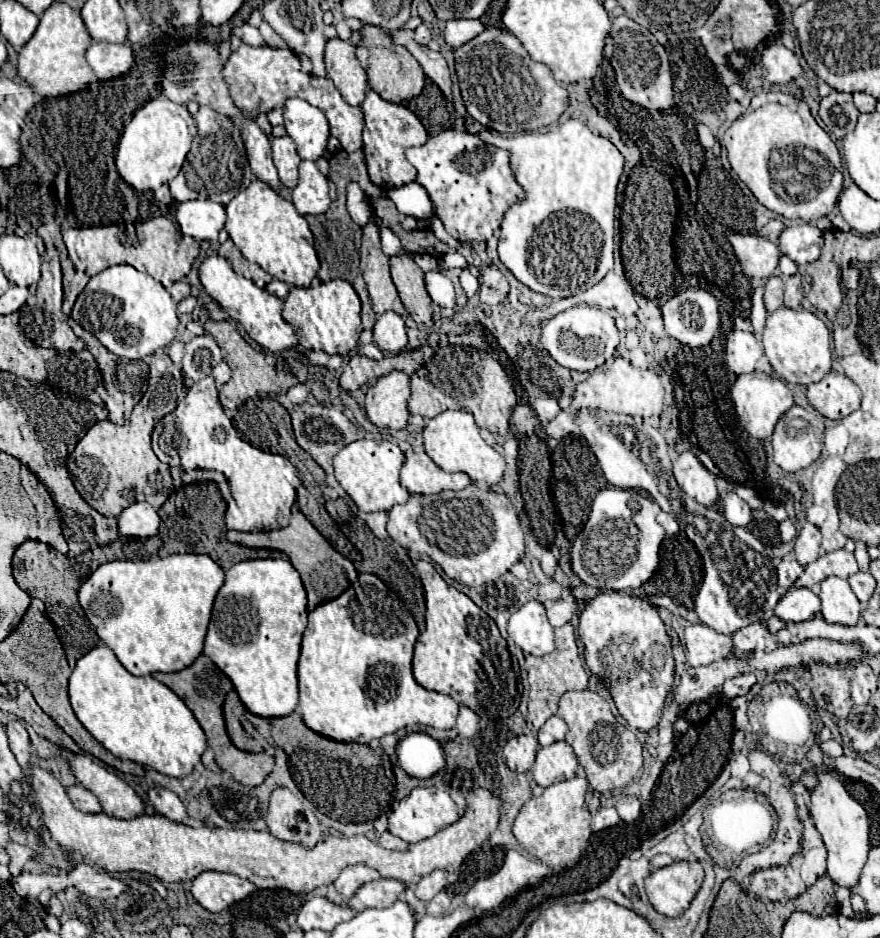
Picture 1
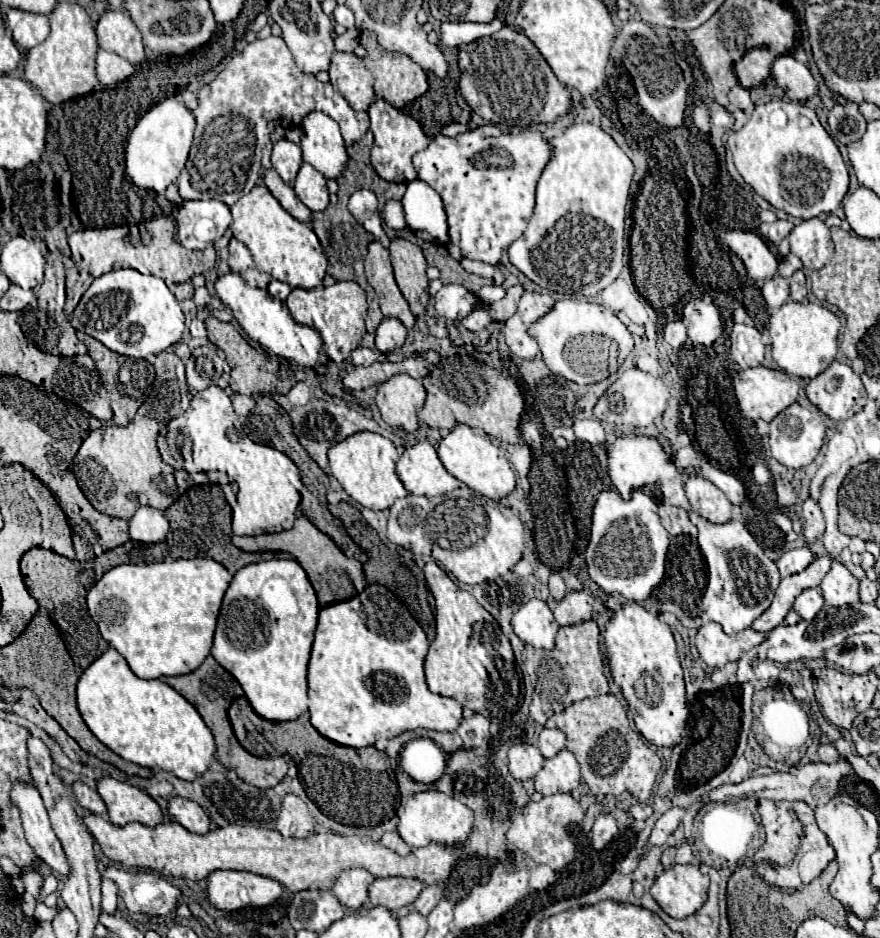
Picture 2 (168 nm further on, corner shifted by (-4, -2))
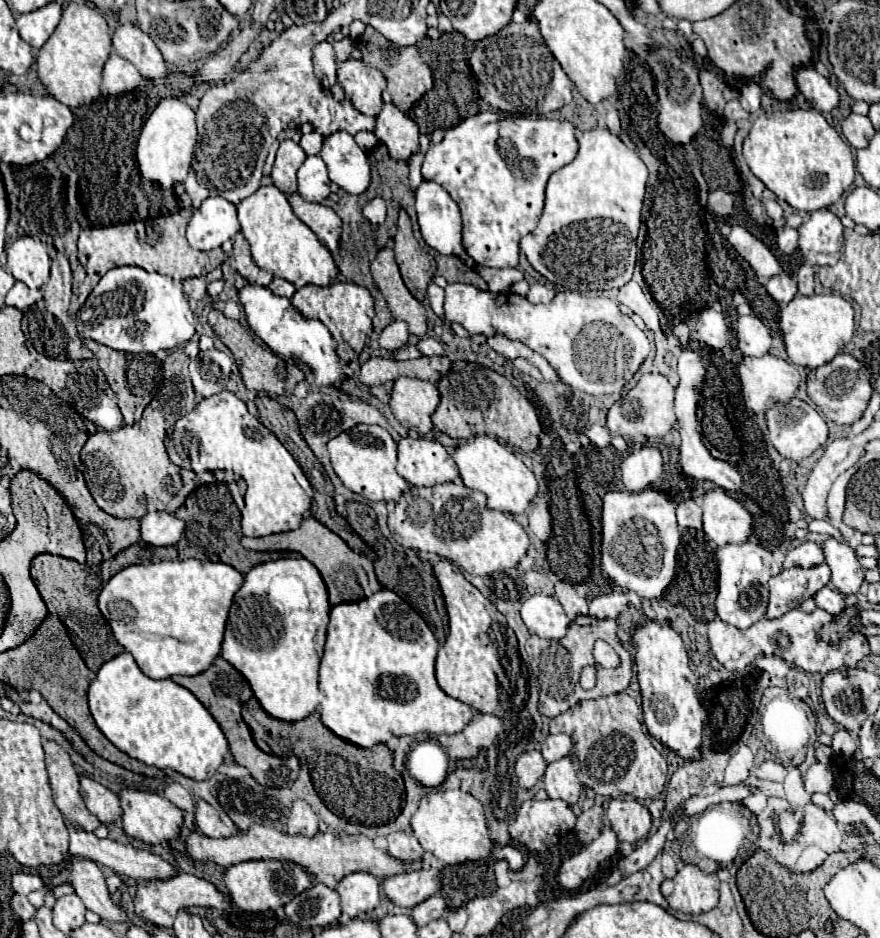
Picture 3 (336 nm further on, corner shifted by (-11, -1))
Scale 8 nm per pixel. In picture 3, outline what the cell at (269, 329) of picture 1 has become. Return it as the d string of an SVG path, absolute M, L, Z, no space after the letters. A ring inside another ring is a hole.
M247 284L239 290L239 302L245 310L247 316L247 324L249 328L279 356L285 358L293 358L297 362L307 364L319 386L329 386L329 384L337 384L339 380L343 380L343 372L341 372L341 364L339 364L339 356L335 352L337 342L331 336L331 332L319 322L319 320L309 320L303 318L293 304L287 298L275 296L269 288L265 286L257 286L257 284Z

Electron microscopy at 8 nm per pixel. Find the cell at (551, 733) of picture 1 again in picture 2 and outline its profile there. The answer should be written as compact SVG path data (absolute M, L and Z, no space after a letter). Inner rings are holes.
M542 729L538 737L538 749L546 759L552 759L566 747L566 737L560 729Z

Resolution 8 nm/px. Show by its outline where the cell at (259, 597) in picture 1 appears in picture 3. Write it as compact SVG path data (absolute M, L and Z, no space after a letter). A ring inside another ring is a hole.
M281 558L259 564L245 574L243 586L233 598L221 656L233 664L251 684L251 690L263 710L277 720L297 722L307 718L319 704L319 662L325 646L325 630L329 624L329 598L319 570L305 558Z

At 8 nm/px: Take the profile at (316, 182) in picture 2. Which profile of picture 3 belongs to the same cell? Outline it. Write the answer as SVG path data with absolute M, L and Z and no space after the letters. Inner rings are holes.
M307 156L307 160L301 164L297 172L297 184L297 192L307 202L323 202L331 194L325 162L319 156Z

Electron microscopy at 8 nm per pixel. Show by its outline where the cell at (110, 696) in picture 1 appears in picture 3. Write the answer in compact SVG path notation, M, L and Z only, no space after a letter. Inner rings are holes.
M121 652L119 656L105 662L99 668L97 678L91 682L87 694L89 694L89 710L95 718L97 728L105 734L105 738L113 746L123 750L127 756L147 766L171 768L187 778L207 780L217 772L217 768L223 764L223 756L229 752L227 738L221 732L219 724L209 714L209 710L187 688L175 684L173 680L153 680L145 676L129 652Z

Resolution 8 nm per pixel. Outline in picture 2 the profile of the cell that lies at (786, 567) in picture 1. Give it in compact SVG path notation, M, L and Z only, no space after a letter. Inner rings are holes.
M800 547L800 549L792 549L792 551L784 553L776 561L776 565L780 569L780 575L782 577L788 577L788 575L794 575L794 573L804 571L814 559L816 559L816 555L808 547Z

